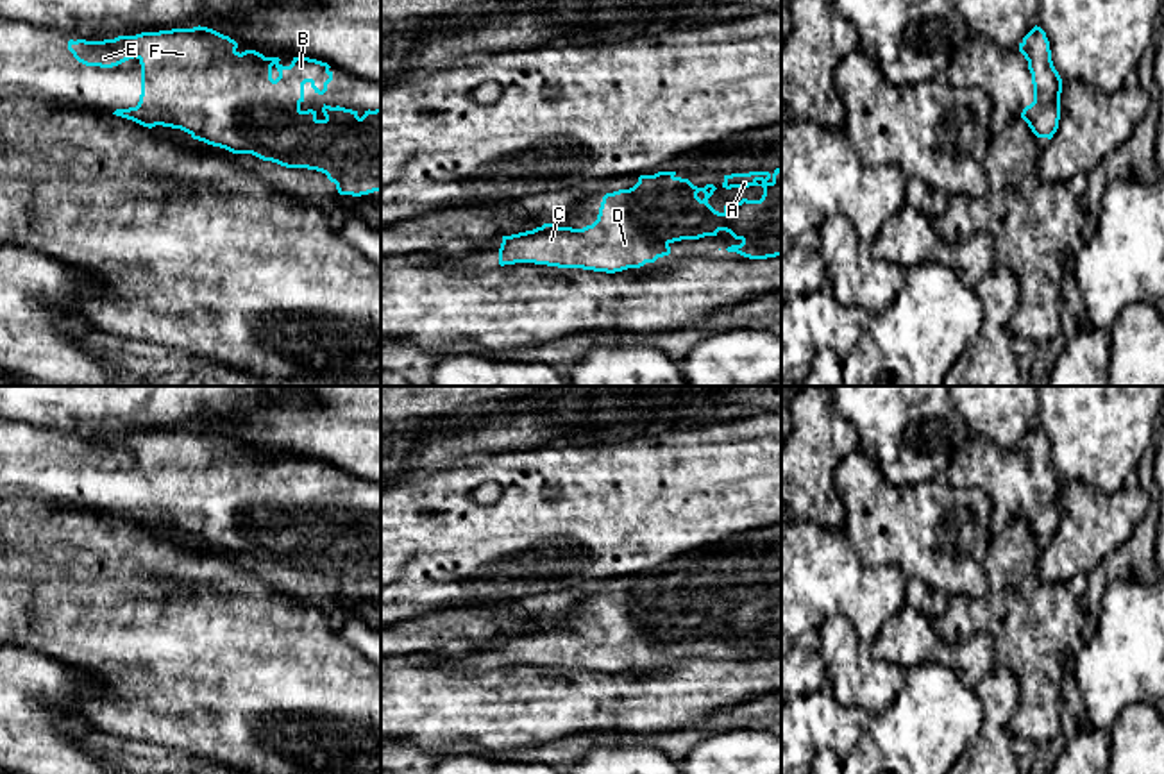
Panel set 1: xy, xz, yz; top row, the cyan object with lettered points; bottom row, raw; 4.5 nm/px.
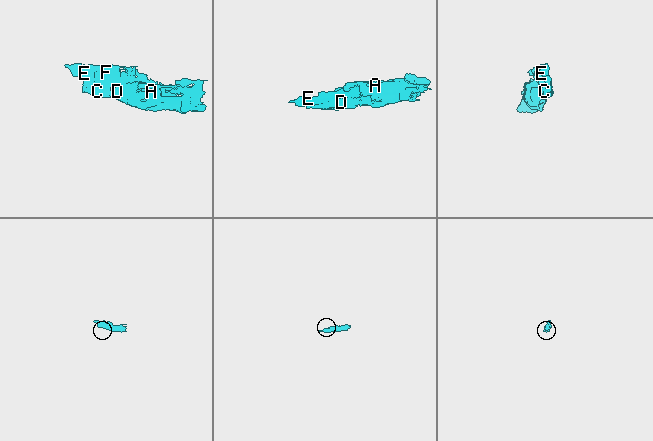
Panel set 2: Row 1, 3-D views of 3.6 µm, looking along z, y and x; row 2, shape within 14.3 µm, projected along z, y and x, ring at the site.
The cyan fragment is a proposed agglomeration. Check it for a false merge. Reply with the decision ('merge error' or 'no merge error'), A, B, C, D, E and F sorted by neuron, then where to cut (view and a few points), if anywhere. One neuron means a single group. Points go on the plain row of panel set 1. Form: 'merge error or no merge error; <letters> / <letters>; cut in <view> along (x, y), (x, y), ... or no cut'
no merge error; A B C D E F; no cut

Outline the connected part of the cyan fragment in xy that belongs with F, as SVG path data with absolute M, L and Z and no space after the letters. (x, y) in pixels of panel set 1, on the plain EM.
M193 427L193 429L172 429L172 431L159 431L159 433L141 433L136 436L118 436L114 440L104 440L104 442L86 442L86 440L70 440L68 442L68 450L73 454L73 458L86 465L86 467L100 467L100 468L113 468L118 467L129 459L138 459L141 465L141 495L139 502L136 508L129 509L116 509L113 515L132 520L143 527L172 527L172 529L181 529L188 533L193 540L204 542L213 547L225 549L232 554L252 554L263 561L272 561L286 568L308 568L308 570L316 570L327 576L331 583L336 585L336 590L340 595L352 595L352 597L361 597L368 595L374 592L381 592L381 509L375 511L365 511L365 515L359 518L358 511L345 509L345 508L331 508L325 506L322 508L324 520L316 518L316 511L308 509L302 511L300 504L304 502L304 484L309 483L315 493L324 495L327 492L327 484L333 481L333 472L329 470L331 467L327 463L309 459L309 458L293 458L290 467L283 467L279 458L265 458L263 454L256 450L245 450L238 452L238 443L231 440L229 436L224 436L213 429L207 427Z

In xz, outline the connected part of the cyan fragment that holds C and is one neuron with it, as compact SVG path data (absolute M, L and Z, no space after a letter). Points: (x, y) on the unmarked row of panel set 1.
M776 568L772 576L769 572L724 576L722 588L726 590L749 586L763 588L760 601L742 599L740 602L730 602L719 613L708 604L708 599L717 590L713 585L697 588L688 579L678 577L676 572L640 576L633 588L603 597L597 620L592 626L572 629L544 624L533 631L502 636L499 665L535 663L615 674L640 669L669 656L669 645L674 642L717 636L719 631L726 631L742 642L728 647L728 652L737 652L749 660L781 656L781 570Z

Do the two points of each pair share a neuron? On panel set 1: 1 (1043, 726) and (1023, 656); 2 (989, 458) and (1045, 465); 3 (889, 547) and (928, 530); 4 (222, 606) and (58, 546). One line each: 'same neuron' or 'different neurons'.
1: same neuron
2: same neuron
3: same neuron
4: same neuron

